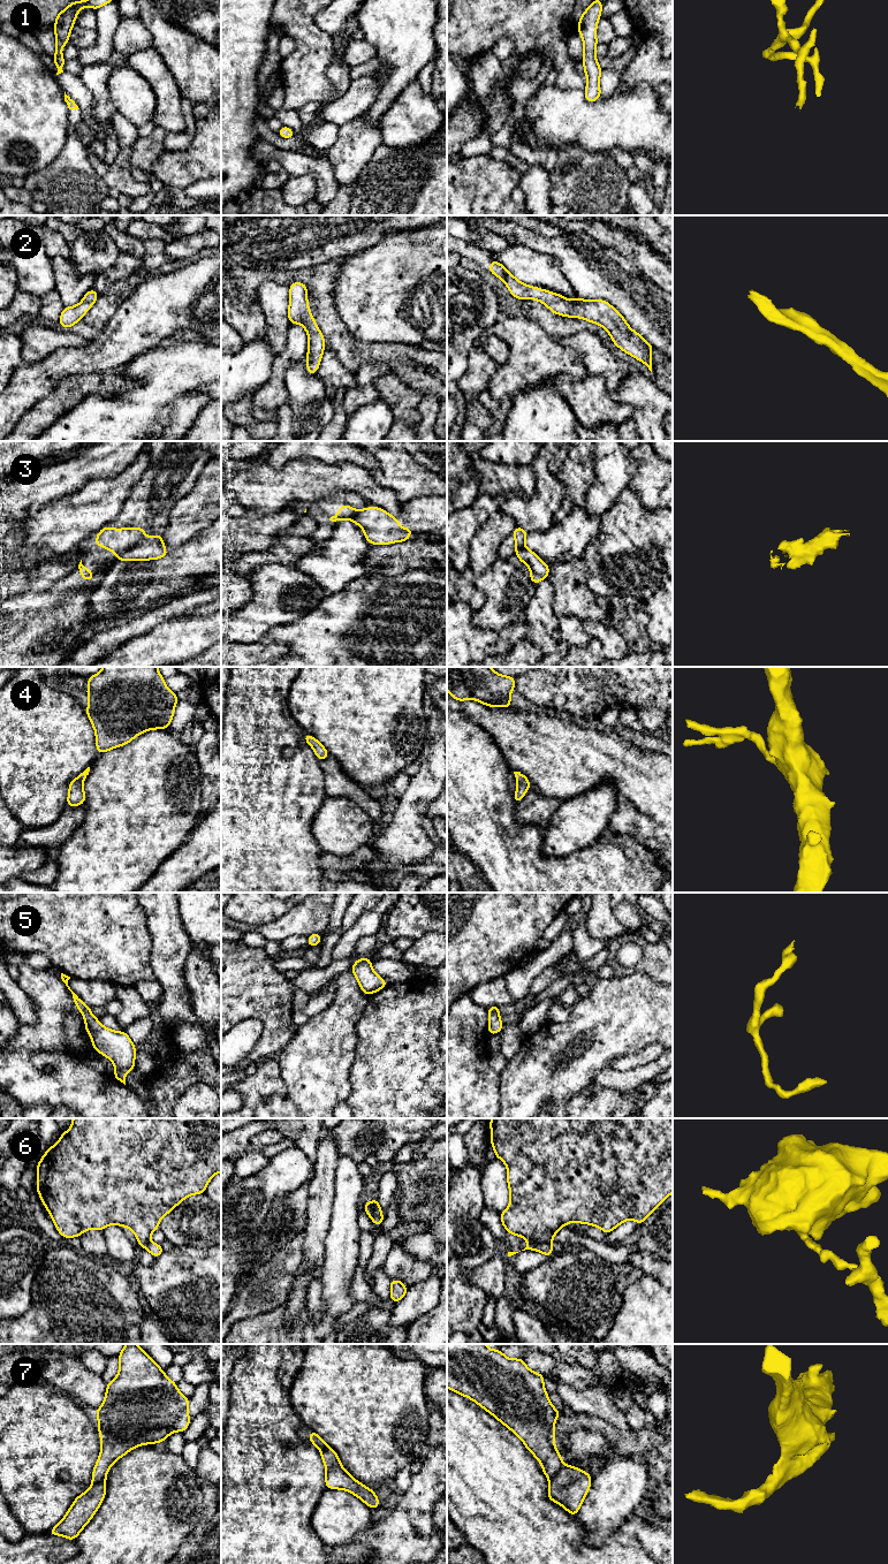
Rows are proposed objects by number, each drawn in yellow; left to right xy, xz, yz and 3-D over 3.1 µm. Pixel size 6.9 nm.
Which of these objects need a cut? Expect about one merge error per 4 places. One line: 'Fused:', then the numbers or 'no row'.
Fused: 3, 6, 7

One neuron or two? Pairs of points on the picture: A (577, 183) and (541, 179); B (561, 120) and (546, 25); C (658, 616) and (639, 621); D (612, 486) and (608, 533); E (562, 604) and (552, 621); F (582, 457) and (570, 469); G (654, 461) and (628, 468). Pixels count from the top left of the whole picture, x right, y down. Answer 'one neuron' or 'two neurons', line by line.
A: two neurons
B: two neurons
C: two neurons
D: two neurons
E: two neurons
F: one neuron
G: two neurons

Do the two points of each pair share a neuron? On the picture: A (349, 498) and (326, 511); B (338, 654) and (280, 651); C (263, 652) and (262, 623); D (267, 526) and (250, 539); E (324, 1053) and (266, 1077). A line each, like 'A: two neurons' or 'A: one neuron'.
A: one neuron
B: two neurons
C: two neurons
D: one neuron
E: two neurons

